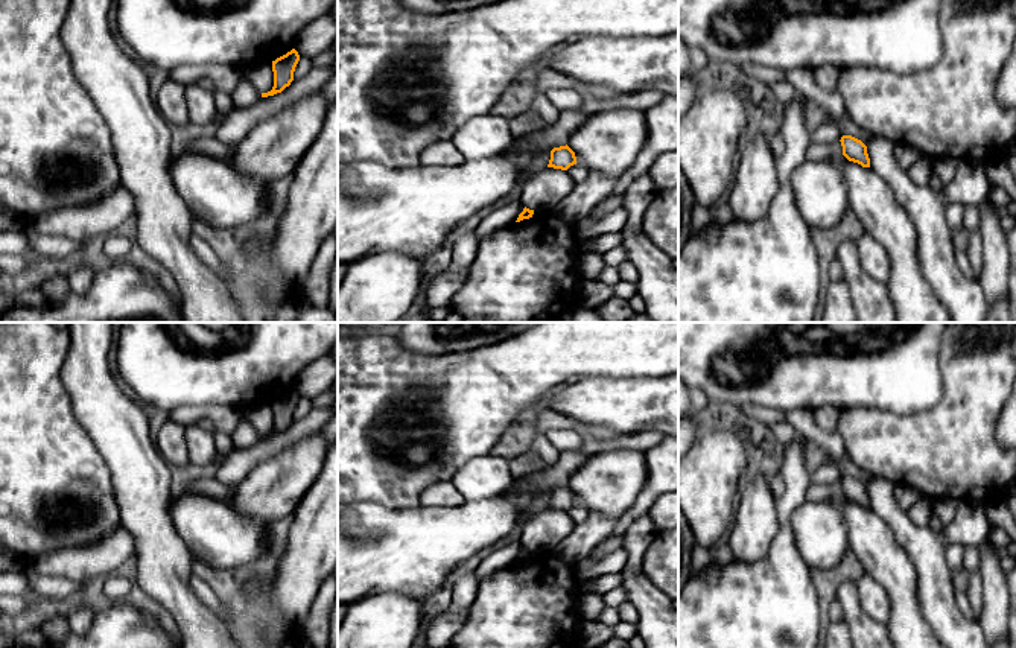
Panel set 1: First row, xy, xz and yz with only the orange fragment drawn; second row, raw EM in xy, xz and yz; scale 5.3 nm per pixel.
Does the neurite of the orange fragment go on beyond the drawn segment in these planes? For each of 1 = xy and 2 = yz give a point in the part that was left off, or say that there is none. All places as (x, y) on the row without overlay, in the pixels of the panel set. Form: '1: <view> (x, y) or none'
1: none
2: none

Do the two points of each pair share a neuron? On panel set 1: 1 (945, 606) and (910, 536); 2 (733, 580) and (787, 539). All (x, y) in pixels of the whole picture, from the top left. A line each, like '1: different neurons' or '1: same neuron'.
1: same neuron
2: same neuron

